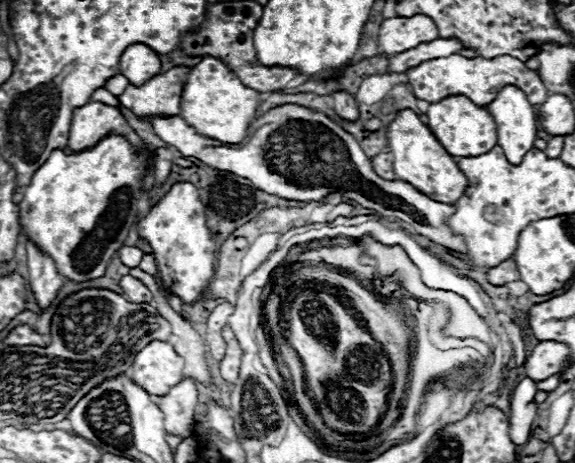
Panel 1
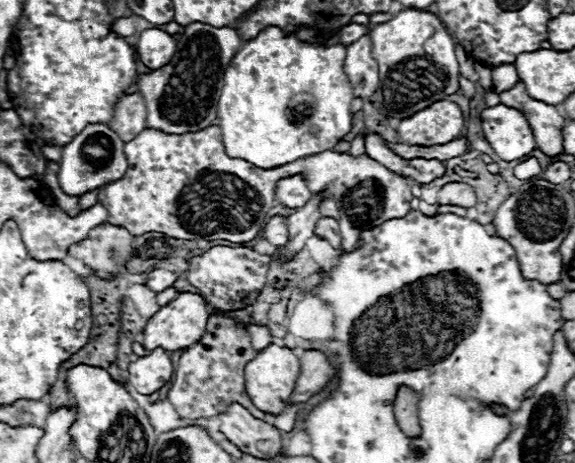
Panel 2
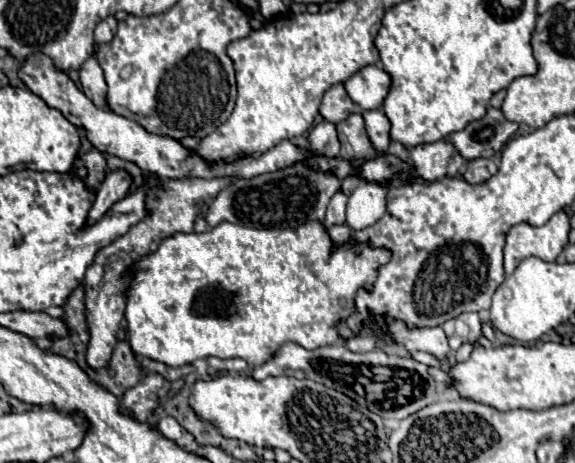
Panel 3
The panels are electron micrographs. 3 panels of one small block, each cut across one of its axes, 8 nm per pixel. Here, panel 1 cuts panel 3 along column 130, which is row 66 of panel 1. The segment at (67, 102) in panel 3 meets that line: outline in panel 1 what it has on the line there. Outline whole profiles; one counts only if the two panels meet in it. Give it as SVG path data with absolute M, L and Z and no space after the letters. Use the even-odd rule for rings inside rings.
M134 44L124 50L120 58L120 72L130 80L130 84L144 84L146 80L162 72L160 56L146 44Z

